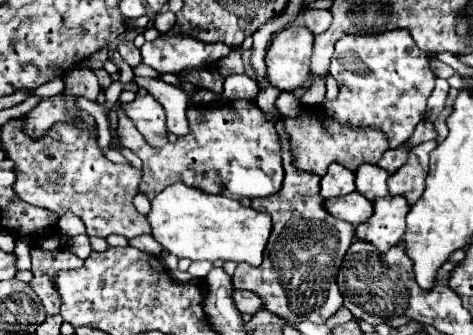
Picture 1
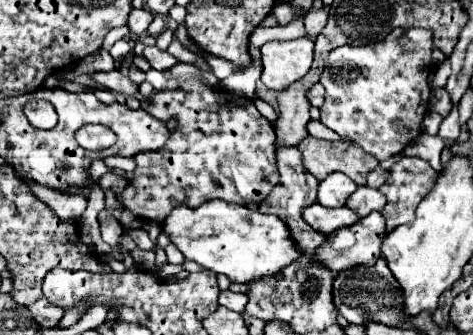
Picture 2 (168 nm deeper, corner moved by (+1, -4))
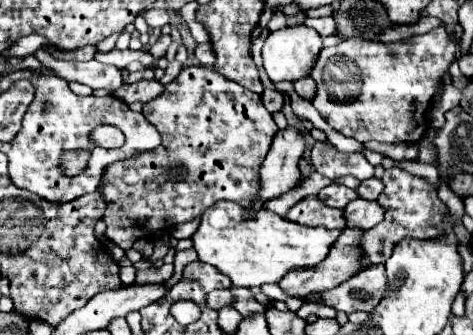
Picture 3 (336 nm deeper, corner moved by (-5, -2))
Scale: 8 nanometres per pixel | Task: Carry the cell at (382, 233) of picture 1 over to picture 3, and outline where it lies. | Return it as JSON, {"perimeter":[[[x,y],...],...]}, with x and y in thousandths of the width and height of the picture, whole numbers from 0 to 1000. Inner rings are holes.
{"perimeter":[[[725,684],[708,737],[700,737],[691,773],[683,773],[683,785],[670,785],[666,797],[641,797],[632,809],[611,809],[594,839],[590,857],[611,881],[611,887],[649,887],[658,875],[683,875],[725,839],[734,839],[738,827],[755,821],[763,809],[759,797],[759,773],[767,773],[772,749],[763,743],[763,707],[772,690],[751,690],[751,684]]]}

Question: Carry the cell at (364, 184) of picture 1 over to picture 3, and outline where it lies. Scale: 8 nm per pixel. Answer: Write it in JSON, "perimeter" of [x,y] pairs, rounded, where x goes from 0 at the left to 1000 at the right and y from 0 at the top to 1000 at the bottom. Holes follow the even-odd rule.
{"perimeter":[[[755,588],[751,600],[734,606],[729,654],[734,654],[734,678],[755,678],[776,690],[810,660],[810,618],[801,618],[797,600],[776,600]]]}

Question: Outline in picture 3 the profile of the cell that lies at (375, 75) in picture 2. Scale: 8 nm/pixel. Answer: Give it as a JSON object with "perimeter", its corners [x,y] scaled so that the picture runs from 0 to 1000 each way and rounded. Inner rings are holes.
{"perimeter":[[[937,81],[835,128],[738,116],[679,146],[658,212],[670,248],[670,284],[658,307],[708,391],[759,427],[882,427],[903,385],[907,307],[958,170],[962,128],[949,122]]]}

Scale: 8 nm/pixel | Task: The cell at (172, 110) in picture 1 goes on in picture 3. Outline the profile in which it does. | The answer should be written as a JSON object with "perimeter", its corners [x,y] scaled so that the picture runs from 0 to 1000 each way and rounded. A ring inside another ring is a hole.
{"perimeter":[[[82,146],[74,158],[74,170],[87,182],[87,194],[95,206],[116,212],[125,230],[133,230],[137,242],[163,242],[163,248],[180,248],[192,266],[226,266],[226,272],[247,272],[260,254],[256,236],[256,206],[239,200],[239,194],[222,194],[209,188],[201,176],[184,182],[184,188],[146,188],[146,182],[125,182],[112,176],[99,152]]]}

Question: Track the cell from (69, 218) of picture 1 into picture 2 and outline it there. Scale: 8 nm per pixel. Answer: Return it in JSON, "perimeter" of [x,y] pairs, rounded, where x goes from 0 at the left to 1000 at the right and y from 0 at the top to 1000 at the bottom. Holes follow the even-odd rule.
{"perimeter":[[[49,534],[47,543],[57,549],[68,576],[87,588],[99,612],[108,612],[133,660],[154,660],[154,654],[171,648],[184,618],[184,594],[175,594],[171,582],[129,582],[121,570],[108,570],[104,561],[66,546],[57,534]]]}

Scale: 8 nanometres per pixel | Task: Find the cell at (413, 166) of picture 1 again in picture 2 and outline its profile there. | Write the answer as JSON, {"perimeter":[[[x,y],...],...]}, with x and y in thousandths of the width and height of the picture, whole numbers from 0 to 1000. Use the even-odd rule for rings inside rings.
{"perimeter":[[[852,469],[844,475],[827,504],[822,504],[822,534],[805,552],[805,576],[818,588],[818,612],[805,630],[805,642],[814,648],[814,696],[827,696],[835,678],[865,666],[877,654],[877,624],[882,612],[894,600],[894,588],[915,564],[915,552],[924,546],[924,516],[907,499],[903,481],[894,475],[865,475]]]}

